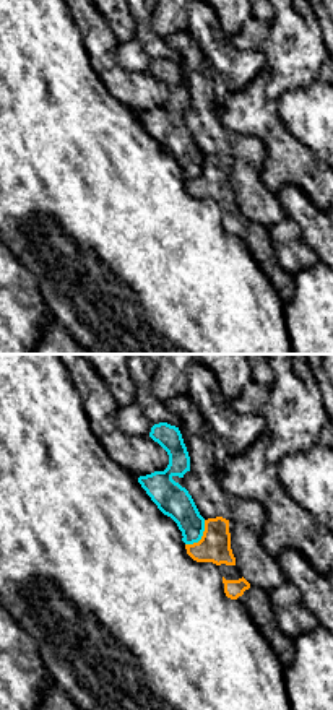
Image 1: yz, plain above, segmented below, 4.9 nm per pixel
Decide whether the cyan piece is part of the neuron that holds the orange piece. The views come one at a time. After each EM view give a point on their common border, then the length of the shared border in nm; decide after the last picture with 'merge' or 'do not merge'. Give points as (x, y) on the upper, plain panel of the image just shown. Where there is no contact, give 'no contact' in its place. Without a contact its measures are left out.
contact (202, 173); length 160 nm

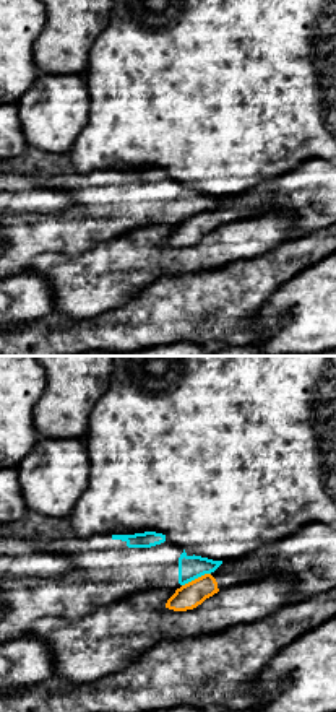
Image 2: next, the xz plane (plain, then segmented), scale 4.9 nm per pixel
contact (195, 215); length 160 nm

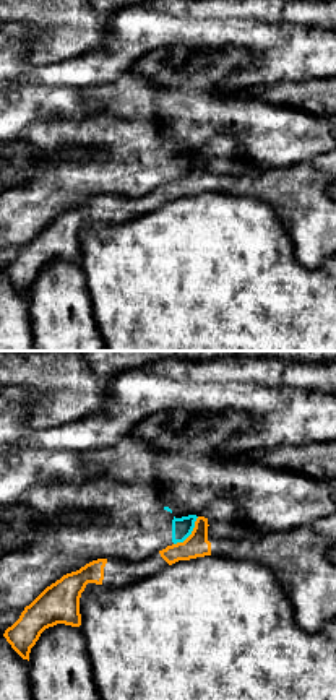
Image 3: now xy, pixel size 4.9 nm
contact (192, 169); length 190 nm

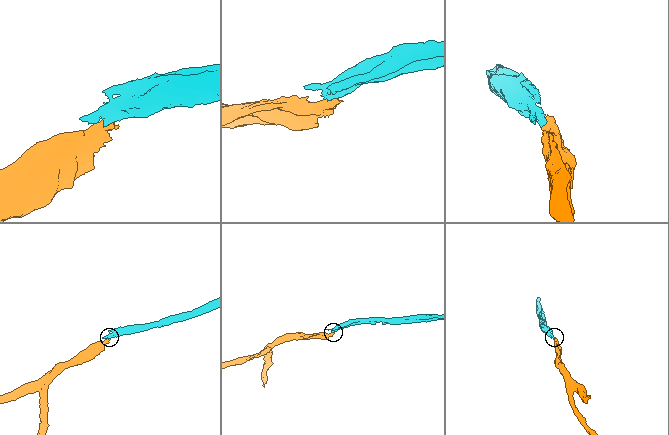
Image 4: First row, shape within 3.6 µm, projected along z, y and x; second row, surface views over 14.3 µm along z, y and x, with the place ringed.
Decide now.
do not merge

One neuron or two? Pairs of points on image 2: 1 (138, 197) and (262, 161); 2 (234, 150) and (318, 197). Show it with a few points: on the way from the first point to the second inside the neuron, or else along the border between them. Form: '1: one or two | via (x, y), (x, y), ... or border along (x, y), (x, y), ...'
1: two | border along (151, 166), (159, 168), (169, 178), (185, 186)
2: two | border along (299, 164), (267, 179)

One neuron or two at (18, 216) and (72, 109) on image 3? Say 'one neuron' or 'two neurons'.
two neurons

